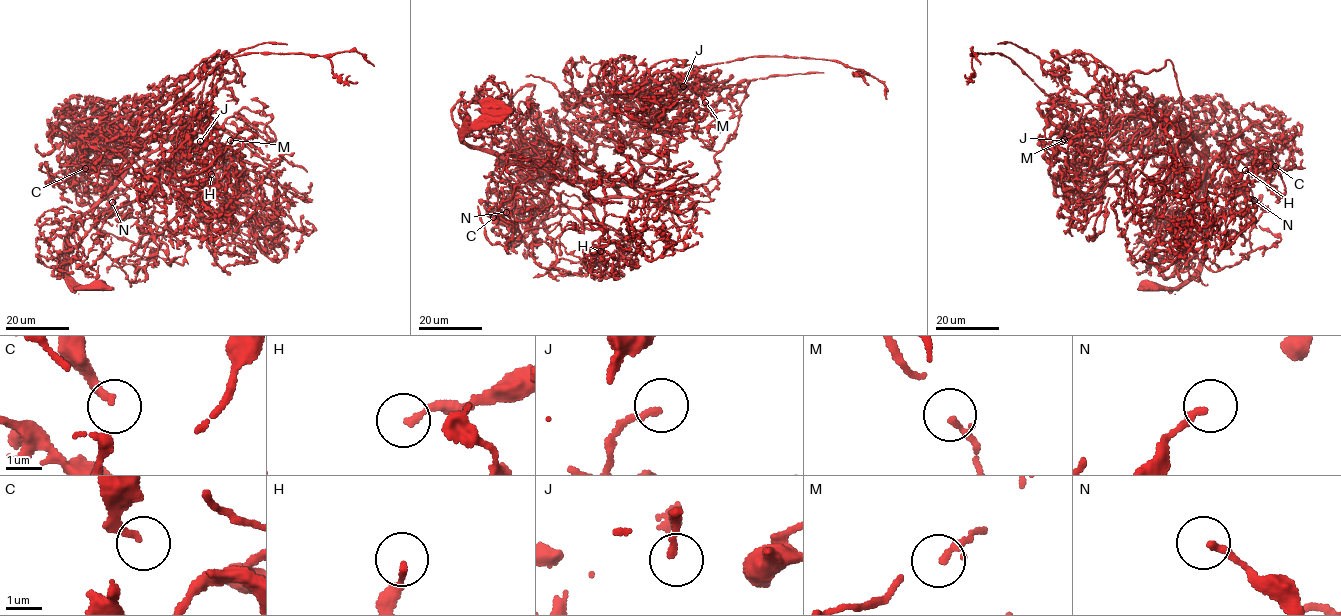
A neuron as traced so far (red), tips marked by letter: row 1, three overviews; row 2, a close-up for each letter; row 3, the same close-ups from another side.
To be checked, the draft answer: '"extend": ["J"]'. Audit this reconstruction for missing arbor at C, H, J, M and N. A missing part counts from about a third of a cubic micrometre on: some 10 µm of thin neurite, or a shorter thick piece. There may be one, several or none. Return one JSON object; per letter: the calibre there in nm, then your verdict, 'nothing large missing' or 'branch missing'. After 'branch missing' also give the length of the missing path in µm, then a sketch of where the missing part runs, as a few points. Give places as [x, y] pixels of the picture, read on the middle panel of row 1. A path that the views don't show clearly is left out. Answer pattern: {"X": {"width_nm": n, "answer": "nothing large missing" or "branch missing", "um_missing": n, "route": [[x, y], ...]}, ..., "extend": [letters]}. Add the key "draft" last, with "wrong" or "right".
{"C": {"width_nm": 180, "answer": "nothing large missing"}, "H": {"width_nm": 180, "answer": "nothing large missing"}, "J": {"width_nm": 160, "answer": "nothing large missing"}, "M": {"width_nm": 120, "answer": "nothing large missing"}, "N": {"width_nm": 190, "answer": "nothing large missing"}, "extend": [], "draft": "wrong"}

